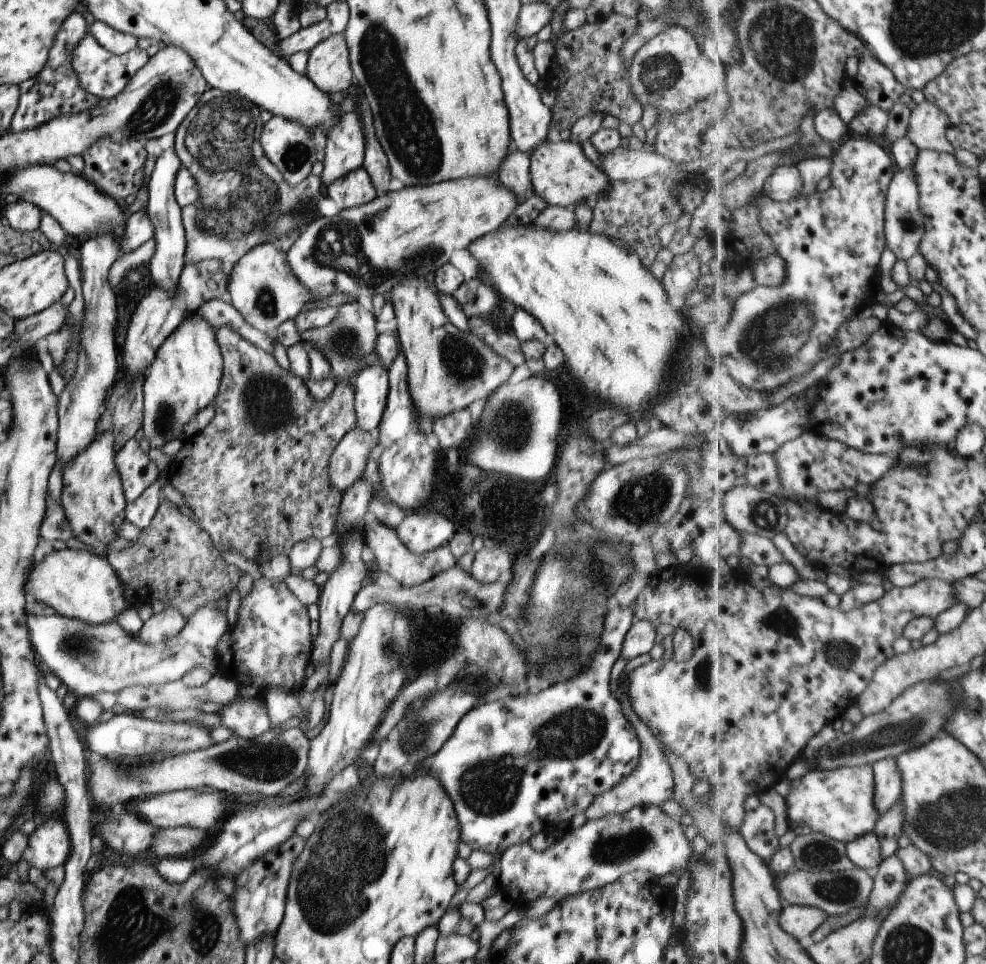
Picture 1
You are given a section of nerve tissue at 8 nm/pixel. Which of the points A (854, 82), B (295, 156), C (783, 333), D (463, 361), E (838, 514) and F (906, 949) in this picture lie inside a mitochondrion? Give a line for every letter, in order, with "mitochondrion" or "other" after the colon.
A: other
B: mitochondrion
C: mitochondrion
D: mitochondrion
E: other
F: mitochondrion

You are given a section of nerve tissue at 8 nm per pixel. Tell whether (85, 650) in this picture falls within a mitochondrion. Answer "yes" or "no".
yes

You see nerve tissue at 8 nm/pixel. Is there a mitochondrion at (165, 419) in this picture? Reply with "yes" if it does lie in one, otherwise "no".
yes

